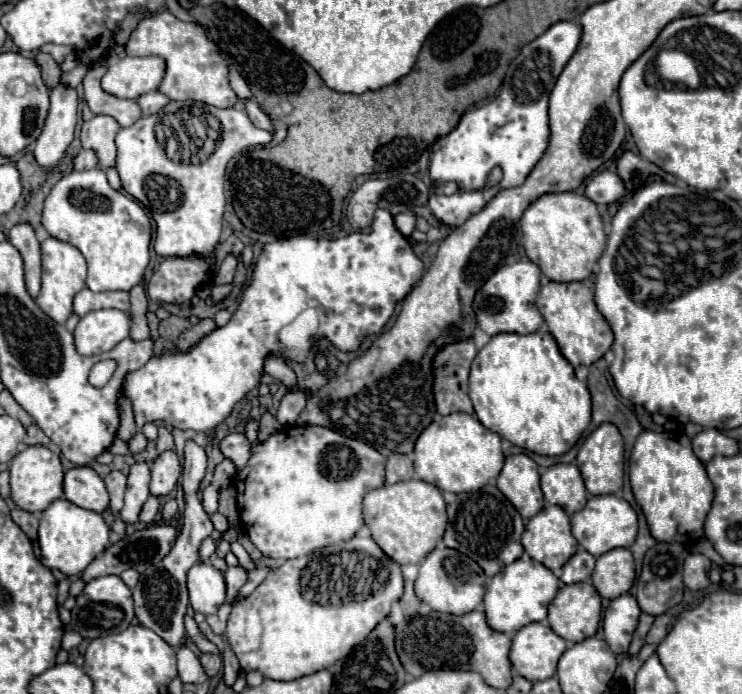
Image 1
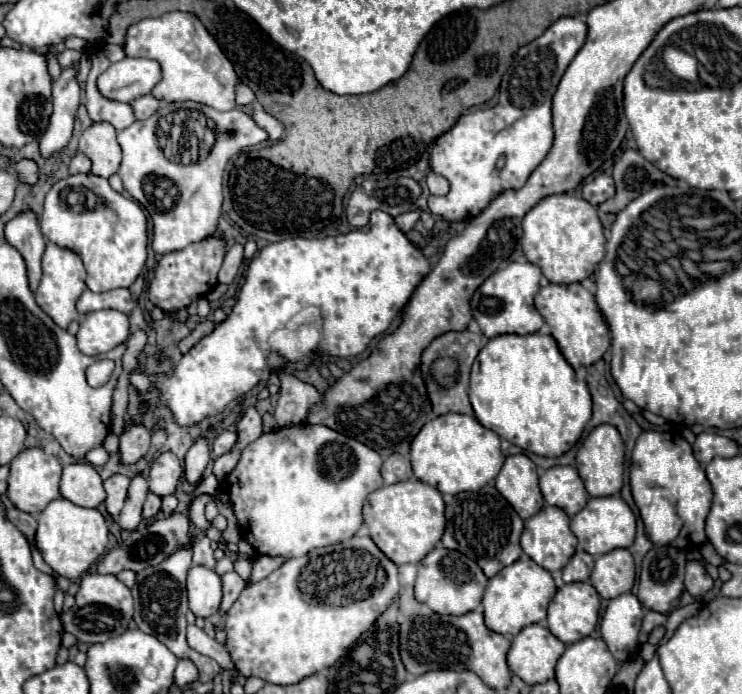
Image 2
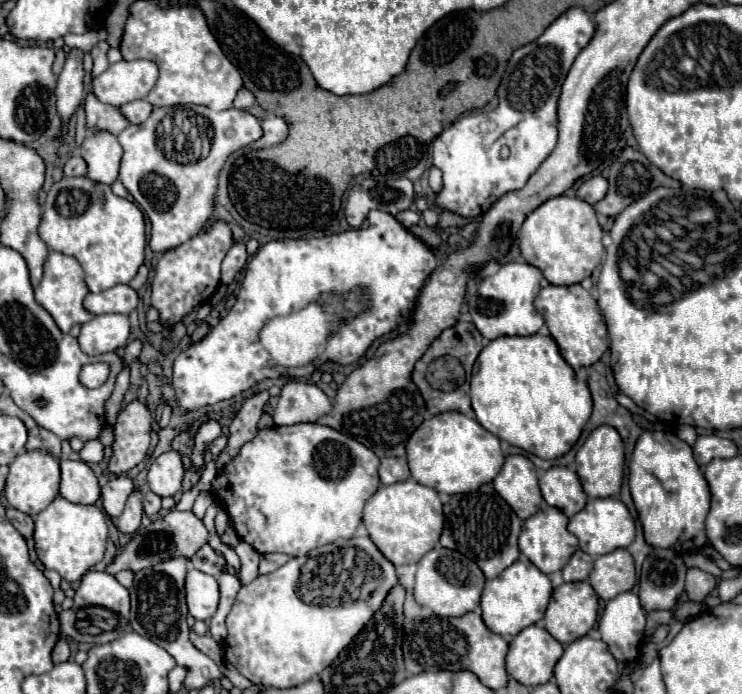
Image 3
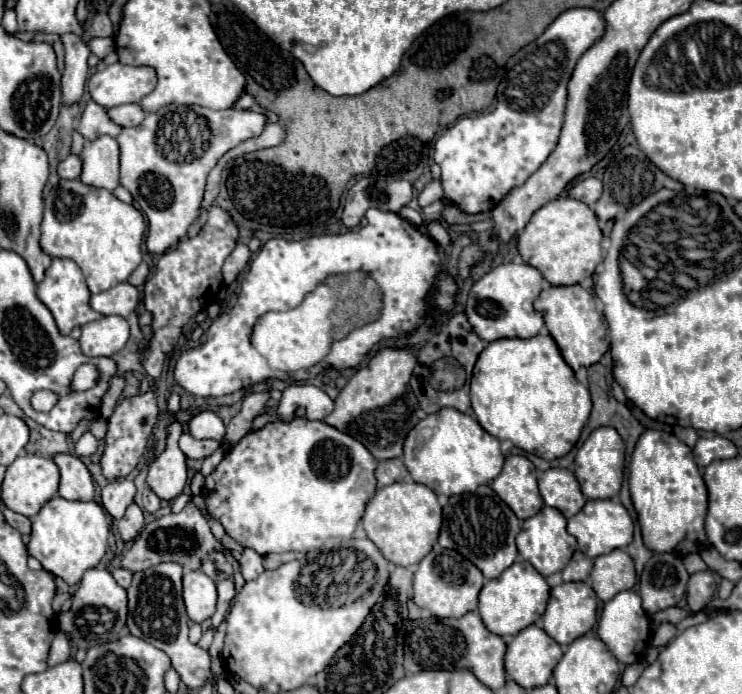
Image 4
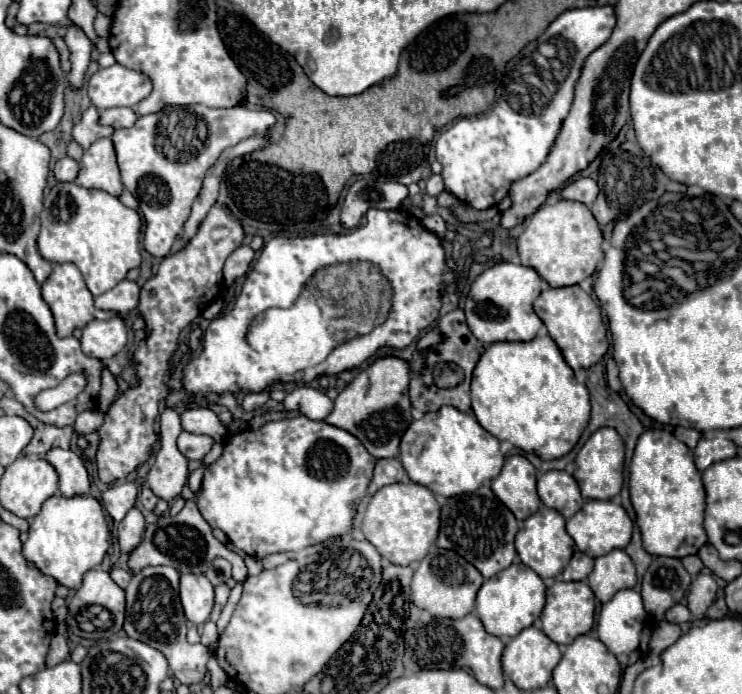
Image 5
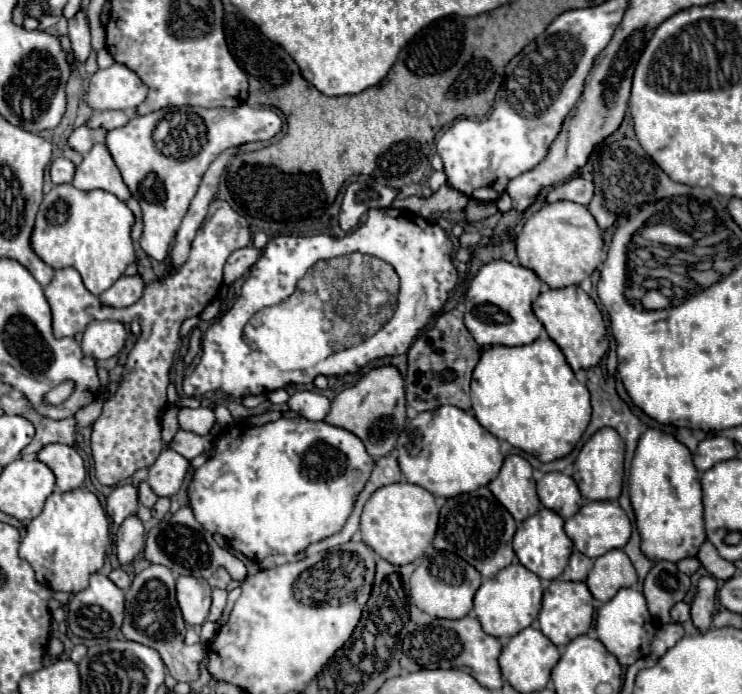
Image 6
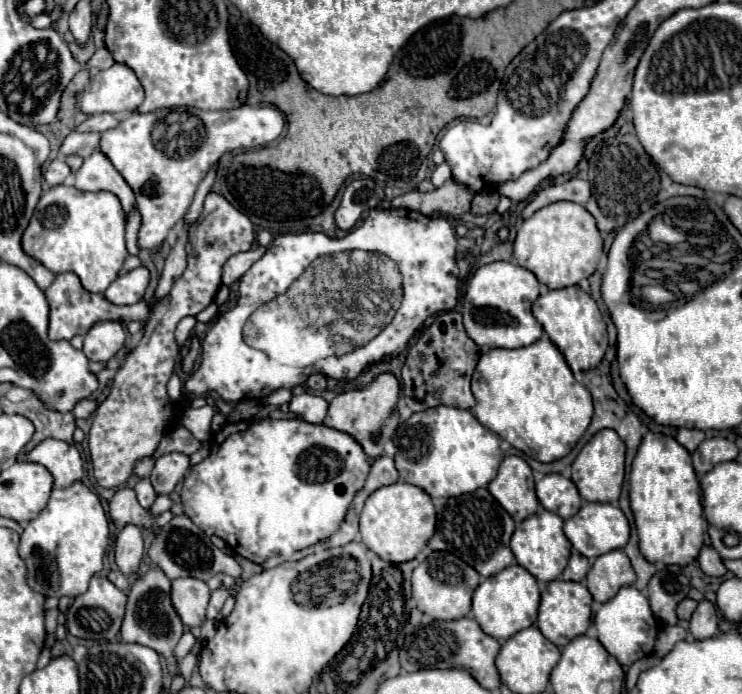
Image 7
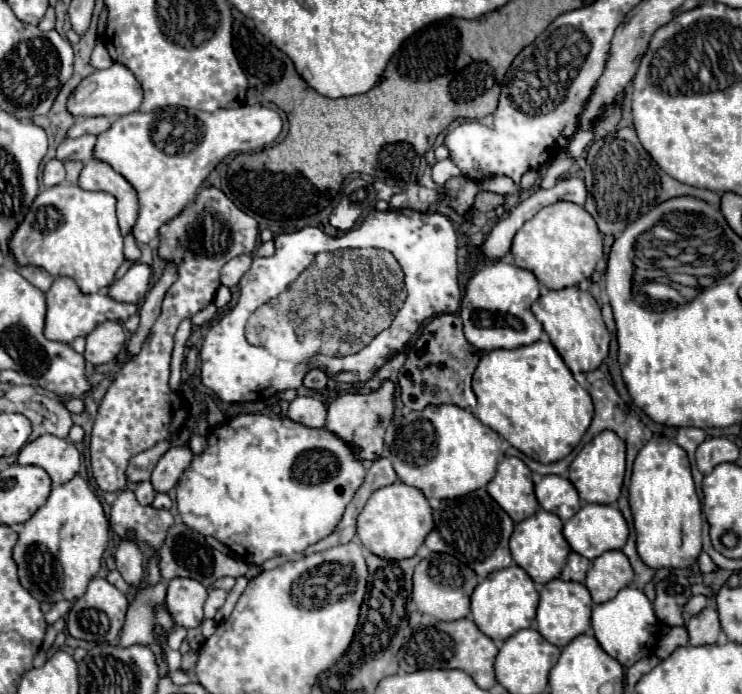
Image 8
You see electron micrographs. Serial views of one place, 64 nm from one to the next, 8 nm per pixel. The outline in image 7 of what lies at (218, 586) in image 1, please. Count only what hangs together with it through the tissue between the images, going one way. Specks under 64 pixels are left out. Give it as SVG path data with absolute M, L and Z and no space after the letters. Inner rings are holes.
M176 578L172 582L172 606L184 626L196 628L204 622L210 590L198 578Z

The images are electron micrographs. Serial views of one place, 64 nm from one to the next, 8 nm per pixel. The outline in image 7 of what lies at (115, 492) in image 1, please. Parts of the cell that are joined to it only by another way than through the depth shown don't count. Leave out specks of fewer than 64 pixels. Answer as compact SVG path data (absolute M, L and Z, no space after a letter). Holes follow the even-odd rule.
M124 486L110 500L110 518L118 530L122 530L128 524L134 524L138 528L158 530L172 520L172 512L162 512L160 516L154 516L150 510L138 504L134 490Z

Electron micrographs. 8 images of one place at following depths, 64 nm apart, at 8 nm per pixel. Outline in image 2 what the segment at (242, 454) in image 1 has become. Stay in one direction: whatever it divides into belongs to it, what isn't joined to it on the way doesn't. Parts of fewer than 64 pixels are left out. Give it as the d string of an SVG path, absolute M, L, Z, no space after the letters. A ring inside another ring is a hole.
M222 432L220 436L216 436L214 440L214 446L212 446L212 452L216 456L222 456L224 452L228 452L236 442L236 432Z

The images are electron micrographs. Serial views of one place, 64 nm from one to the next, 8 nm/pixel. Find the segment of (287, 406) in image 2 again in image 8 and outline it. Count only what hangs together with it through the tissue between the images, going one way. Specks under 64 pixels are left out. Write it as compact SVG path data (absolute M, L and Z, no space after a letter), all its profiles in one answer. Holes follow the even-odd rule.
M298 396L290 402L288 418L294 422L300 422L308 428L324 428L326 424L326 404L310 398L310 396Z

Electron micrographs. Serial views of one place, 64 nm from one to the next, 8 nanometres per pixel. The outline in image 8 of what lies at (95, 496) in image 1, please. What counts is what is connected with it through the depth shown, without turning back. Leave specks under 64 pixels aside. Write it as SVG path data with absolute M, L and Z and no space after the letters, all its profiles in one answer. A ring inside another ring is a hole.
M44 434L28 442L16 460L20 466L40 466L52 478L52 484L68 482L80 470L80 454L66 438Z

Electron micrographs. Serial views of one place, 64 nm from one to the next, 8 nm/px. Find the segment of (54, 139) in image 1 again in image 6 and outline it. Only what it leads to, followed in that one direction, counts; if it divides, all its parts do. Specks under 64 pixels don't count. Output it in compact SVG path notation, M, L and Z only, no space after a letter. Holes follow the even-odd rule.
M80 10L74 18L68 20L68 34L72 40L72 50L80 62L84 62L90 54L90 24L86 10Z

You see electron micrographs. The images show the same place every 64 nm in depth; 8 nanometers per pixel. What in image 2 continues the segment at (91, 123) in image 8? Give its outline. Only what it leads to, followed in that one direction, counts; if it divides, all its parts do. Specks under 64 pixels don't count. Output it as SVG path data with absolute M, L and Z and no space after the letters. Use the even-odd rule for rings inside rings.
M142 96L142 98L136 98L134 102L130 102L130 106L132 106L132 112L134 112L136 120L146 120L158 110L160 102L152 96Z

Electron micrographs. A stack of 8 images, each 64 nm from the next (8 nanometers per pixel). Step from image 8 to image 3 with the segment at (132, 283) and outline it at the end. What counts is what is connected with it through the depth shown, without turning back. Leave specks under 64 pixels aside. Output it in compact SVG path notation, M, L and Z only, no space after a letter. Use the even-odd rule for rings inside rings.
M118 284L98 294L88 294L84 308L92 314L130 314L138 306L138 294L128 284Z

